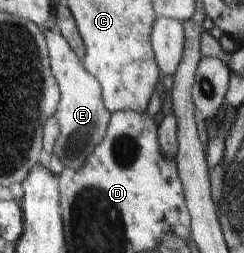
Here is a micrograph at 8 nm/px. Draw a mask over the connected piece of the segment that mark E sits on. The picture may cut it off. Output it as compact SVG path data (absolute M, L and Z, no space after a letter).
M44 32L49 48L51 71L59 84L61 99L56 109L60 136L55 140L52 154L56 154L66 169L80 168L94 148L104 140L111 112L105 107L101 86L85 68L61 34Z

